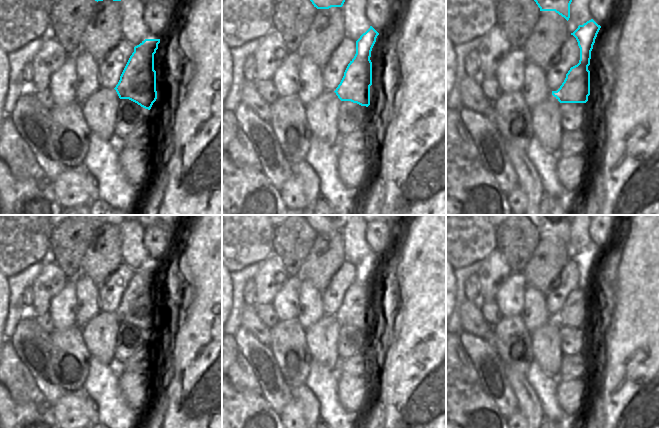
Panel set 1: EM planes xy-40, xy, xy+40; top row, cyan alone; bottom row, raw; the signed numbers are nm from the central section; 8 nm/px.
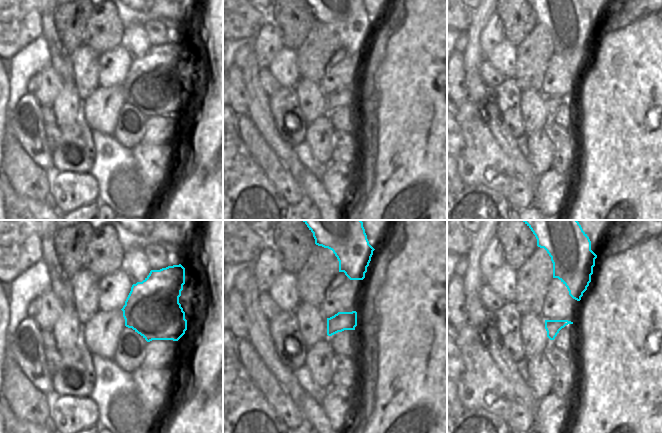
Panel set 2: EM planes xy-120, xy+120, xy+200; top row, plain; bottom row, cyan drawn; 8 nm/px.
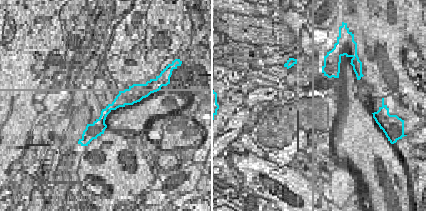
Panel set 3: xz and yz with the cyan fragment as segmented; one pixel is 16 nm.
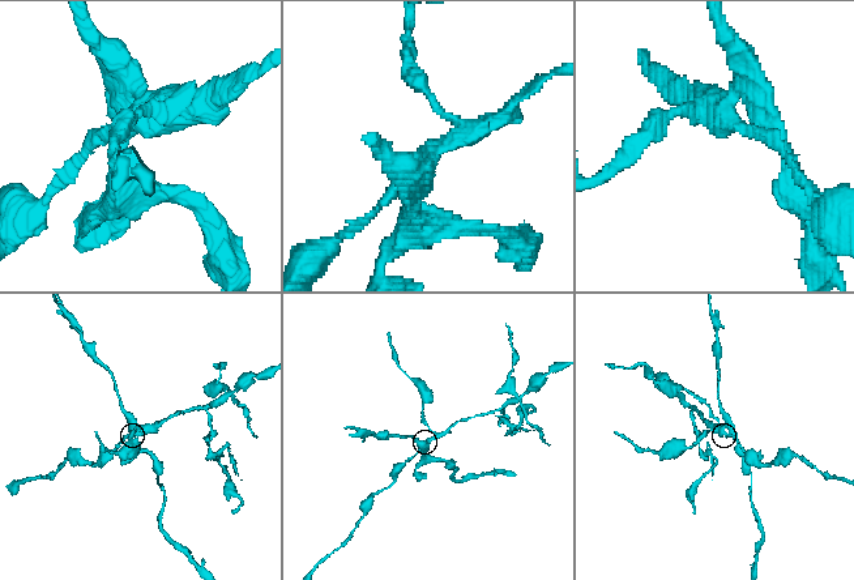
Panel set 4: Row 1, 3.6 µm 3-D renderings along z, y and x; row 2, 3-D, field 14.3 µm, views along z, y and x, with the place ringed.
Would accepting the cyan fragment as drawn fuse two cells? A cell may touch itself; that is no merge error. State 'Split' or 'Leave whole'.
Split

